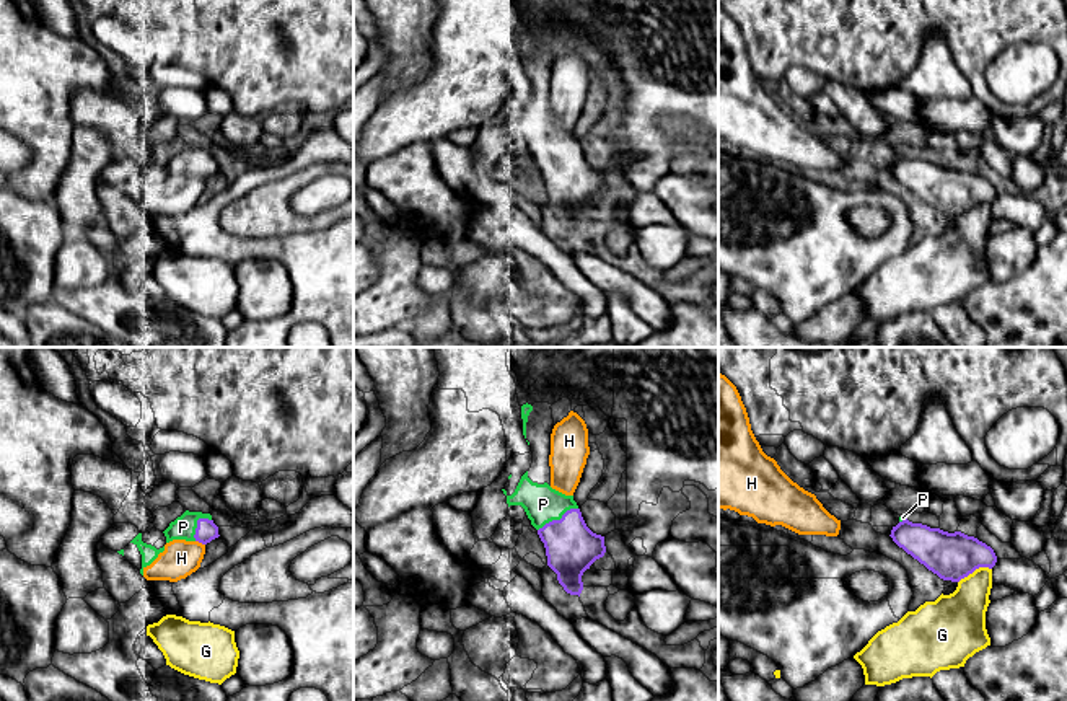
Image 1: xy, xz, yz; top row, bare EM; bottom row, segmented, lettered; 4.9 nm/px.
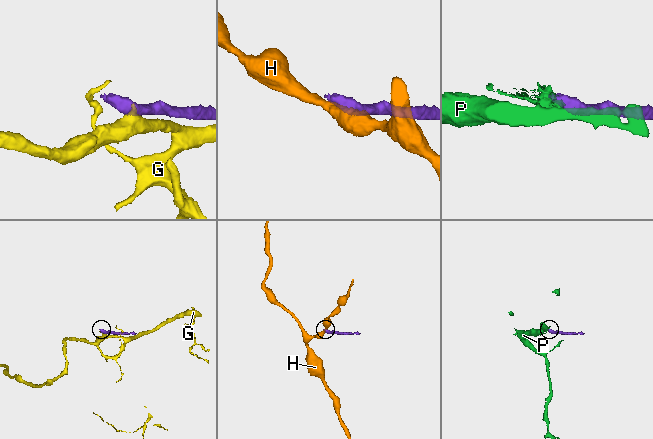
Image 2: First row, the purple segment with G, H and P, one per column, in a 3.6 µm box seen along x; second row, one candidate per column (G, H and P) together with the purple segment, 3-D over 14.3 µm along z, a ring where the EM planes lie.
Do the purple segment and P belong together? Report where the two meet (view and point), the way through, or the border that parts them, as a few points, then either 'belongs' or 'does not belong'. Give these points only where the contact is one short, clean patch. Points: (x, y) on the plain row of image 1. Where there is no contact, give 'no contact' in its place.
xz (557, 155) | across xz (570, 181), (557, 155), (543, 139) | belongs

